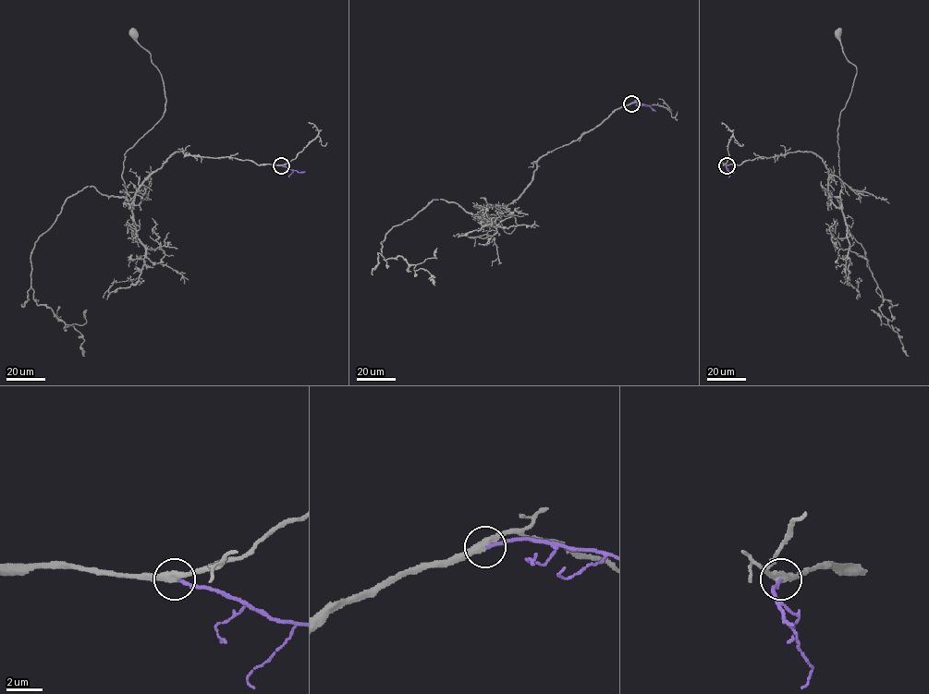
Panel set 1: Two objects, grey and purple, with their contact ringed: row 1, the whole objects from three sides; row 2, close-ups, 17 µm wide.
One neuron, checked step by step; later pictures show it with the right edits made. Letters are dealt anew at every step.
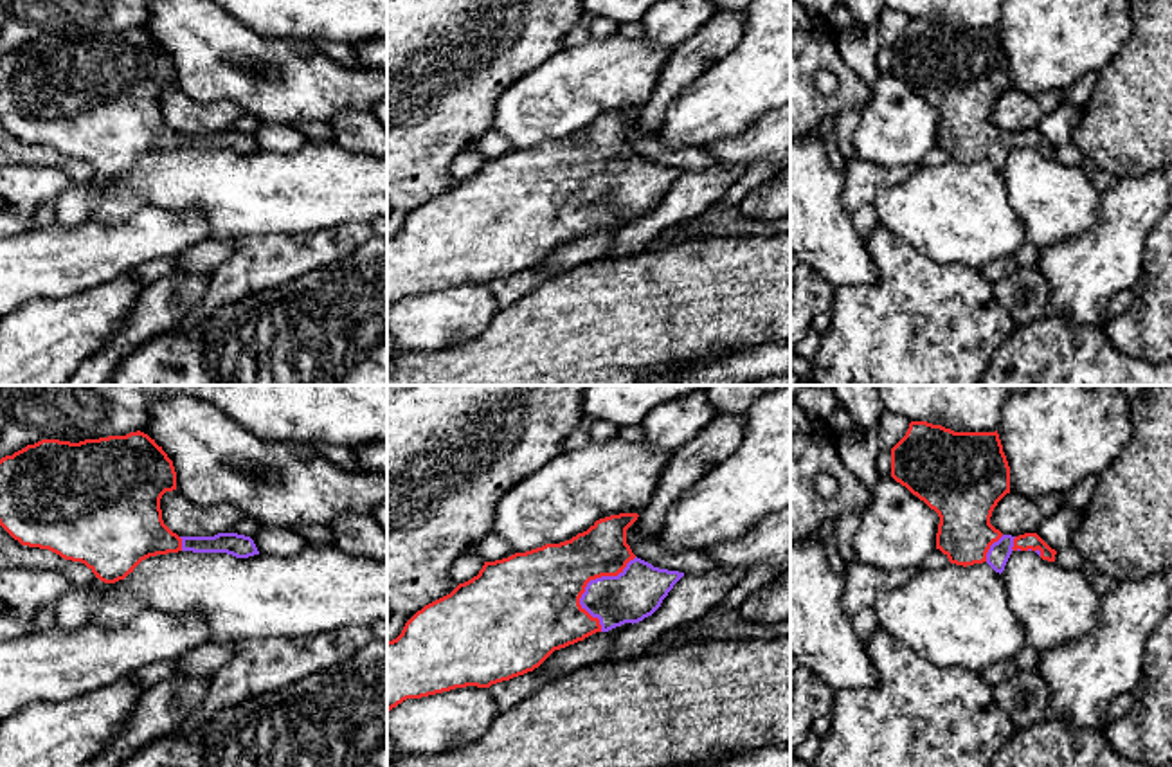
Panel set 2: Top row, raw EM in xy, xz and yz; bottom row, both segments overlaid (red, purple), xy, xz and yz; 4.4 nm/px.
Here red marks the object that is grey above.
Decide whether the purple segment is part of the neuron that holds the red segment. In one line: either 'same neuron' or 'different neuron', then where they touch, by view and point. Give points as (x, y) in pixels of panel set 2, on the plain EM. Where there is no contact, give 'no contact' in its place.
same neuron | xz (587, 179)

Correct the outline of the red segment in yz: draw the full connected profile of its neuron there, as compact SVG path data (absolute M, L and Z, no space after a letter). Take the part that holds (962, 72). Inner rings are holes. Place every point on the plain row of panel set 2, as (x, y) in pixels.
M911 18L906 32L891 45L891 74L938 110L936 146L951 160L967 164L987 158L1001 171L1014 148L1035 148L1042 157L1055 158L1057 148L1037 130L1012 133L990 121L994 104L1010 90L1010 63L997 27L954 29Z

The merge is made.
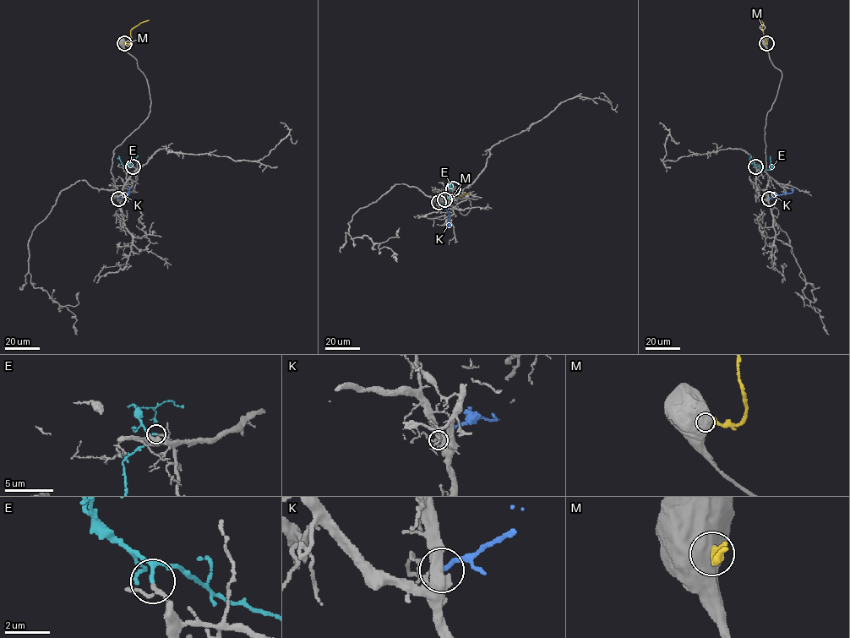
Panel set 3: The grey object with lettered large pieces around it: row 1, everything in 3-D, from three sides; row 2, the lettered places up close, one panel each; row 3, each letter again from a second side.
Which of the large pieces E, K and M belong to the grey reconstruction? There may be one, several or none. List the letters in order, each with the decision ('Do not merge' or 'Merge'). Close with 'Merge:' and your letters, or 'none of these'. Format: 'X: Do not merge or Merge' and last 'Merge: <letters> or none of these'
E: Merge
K: Do not merge
M: Do not merge
Merge: E

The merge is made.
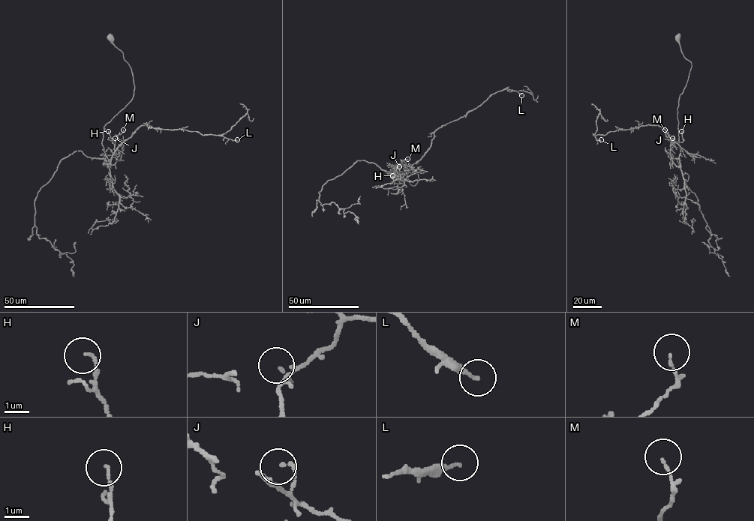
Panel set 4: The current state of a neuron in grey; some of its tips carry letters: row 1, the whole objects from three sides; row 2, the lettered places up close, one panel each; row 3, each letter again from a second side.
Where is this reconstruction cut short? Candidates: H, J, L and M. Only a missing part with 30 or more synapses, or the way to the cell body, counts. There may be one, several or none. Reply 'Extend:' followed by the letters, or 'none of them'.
Extend: none of them

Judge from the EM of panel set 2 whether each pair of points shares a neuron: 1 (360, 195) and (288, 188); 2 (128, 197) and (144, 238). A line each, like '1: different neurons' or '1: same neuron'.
1: same neuron
2: different neurons

